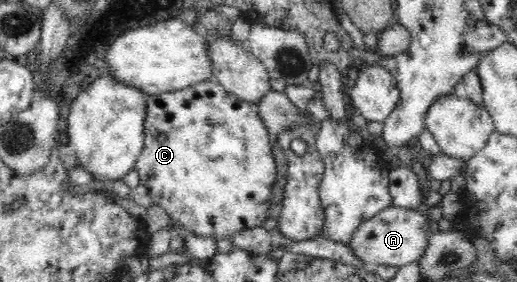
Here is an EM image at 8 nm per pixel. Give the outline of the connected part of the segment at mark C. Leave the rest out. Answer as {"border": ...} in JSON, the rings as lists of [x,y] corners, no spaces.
{"border":[[[211,79],[195,83],[183,90],[147,95],[146,99],[147,114],[144,122],[144,147],[134,169],[137,170],[140,176],[140,184],[149,189],[152,202],[165,209],[167,215],[170,216],[172,221],[177,222],[177,225],[183,226],[187,231],[198,234],[198,236],[203,236],[204,238],[219,240],[220,237],[227,237],[229,239],[230,236],[233,236],[233,233],[241,233],[241,230],[245,232],[245,230],[251,230],[251,228],[259,228],[262,222],[267,220],[267,214],[271,210],[271,199],[273,199],[271,185],[275,182],[276,162],[272,155],[273,138],[271,138],[268,128],[260,117],[256,103],[247,102],[237,95],[227,92],[221,84]]]}

